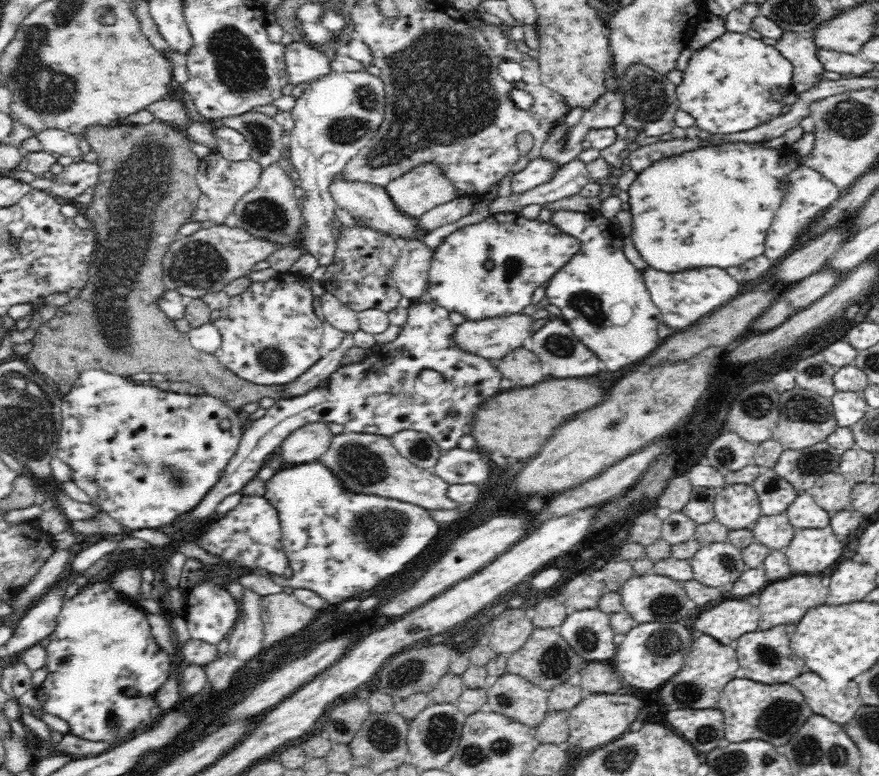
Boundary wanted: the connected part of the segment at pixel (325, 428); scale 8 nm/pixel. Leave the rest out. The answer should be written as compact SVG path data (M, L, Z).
M309 422L289 434L280 445L286 465L319 461L329 450L334 434L327 422Z

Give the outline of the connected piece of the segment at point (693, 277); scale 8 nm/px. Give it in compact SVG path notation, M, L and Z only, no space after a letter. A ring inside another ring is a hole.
M646 268L643 274L645 285L651 294L651 299L658 306L662 324L684 330L697 323L702 316L718 310L726 302L734 300L740 294L740 277L732 278L726 270L690 269L680 274L660 274L654 269Z

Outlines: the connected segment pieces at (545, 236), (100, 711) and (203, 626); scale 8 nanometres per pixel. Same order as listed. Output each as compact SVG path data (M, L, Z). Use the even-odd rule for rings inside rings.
M512 211L505 213L498 213L488 216L482 222L478 222L478 224L468 224L468 226L463 226L454 231L449 236L446 236L444 240L442 240L442 244L440 246L436 246L436 250L433 251L432 262L430 264L430 272L429 272L429 281L428 281L428 290L426 294L428 295L428 299L434 299L440 303L440 306L444 306L444 308L448 309L449 312L459 312L464 316L465 320L480 320L484 317L493 317L496 315L505 315L512 314L515 312L520 312L524 307L528 306L530 302L532 302L532 296L534 296L534 292L543 286L545 282L549 282L560 269L563 269L564 266L568 264L578 254L580 250L581 244L577 238L574 238L572 235L564 232L564 230L560 229L559 226L556 226L552 220L538 220L537 217L533 219L524 216L520 211ZM486 262L492 262L492 268L488 270L486 268Z
M110 564L97 582L83 586L74 598L64 601L56 630L48 636L50 644L47 652L48 674L44 684L36 689L36 698L43 711L58 716L68 722L69 733L88 740L110 741L114 745L128 740L139 732L132 728L149 727L164 710L157 708L151 694L169 677L169 654L156 642L148 622L148 613L139 604L140 600L124 598L112 588L112 577L121 569ZM128 690L136 690L135 696L128 696Z
M209 582L196 584L188 593L184 617L190 638L217 645L236 622L237 600L227 590Z

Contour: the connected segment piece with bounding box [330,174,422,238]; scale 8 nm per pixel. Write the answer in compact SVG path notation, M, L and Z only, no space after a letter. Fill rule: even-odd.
M340 174L330 185L330 193L335 198L337 206L348 211L354 220L362 222L366 227L372 227L375 231L393 234L395 238L416 238L422 232L418 217L400 210L385 187L368 185L363 182L344 182L339 176Z

